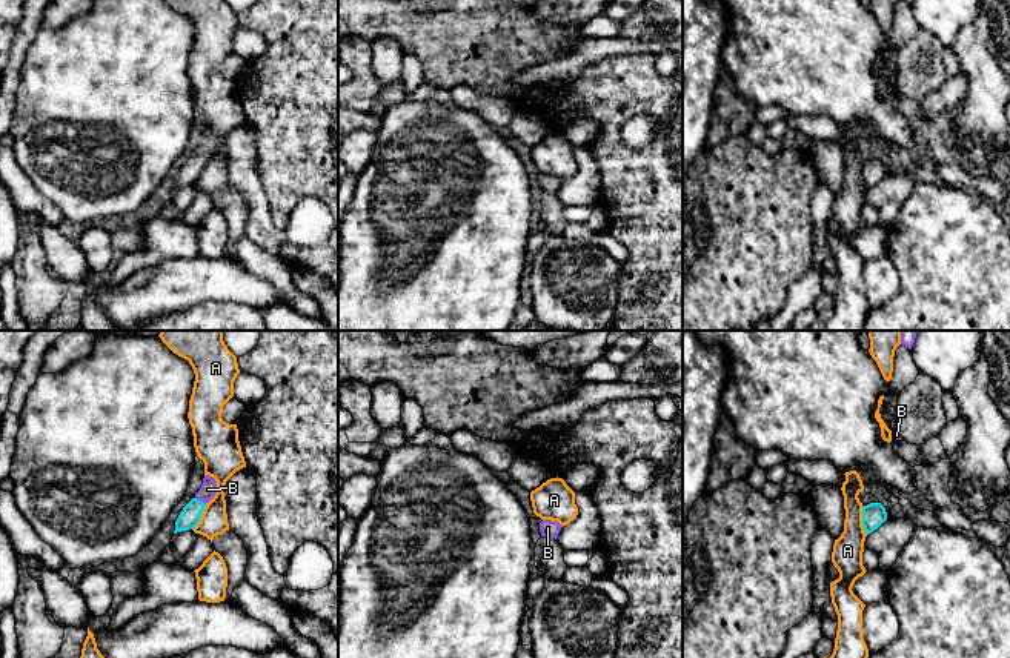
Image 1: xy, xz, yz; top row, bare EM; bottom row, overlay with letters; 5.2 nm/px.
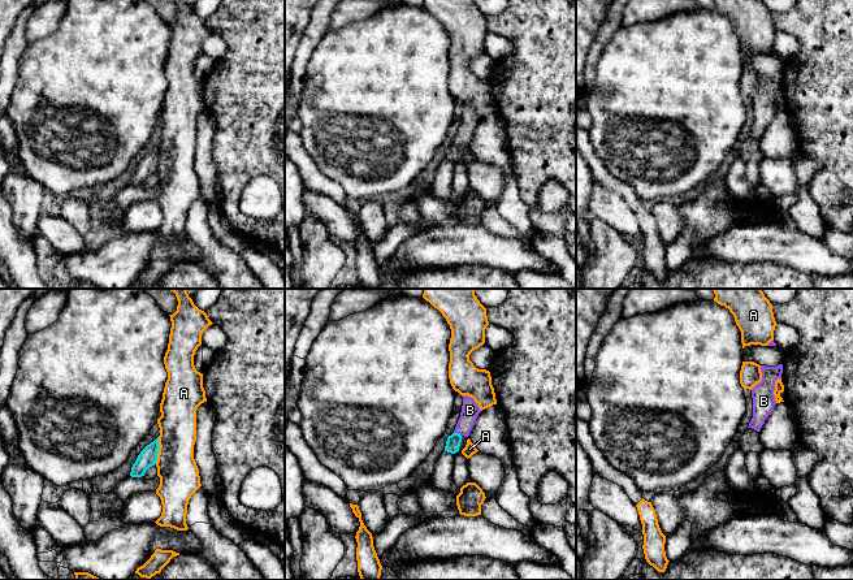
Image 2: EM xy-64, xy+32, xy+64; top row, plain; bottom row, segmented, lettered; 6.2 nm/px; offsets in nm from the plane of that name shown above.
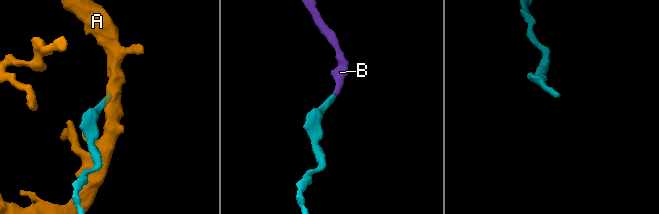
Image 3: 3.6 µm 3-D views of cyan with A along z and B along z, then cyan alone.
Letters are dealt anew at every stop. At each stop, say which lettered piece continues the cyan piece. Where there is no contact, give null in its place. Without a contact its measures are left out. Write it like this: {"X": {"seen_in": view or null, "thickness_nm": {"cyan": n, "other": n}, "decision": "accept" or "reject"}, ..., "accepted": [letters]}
{"A": {"seen_in": "yz", "thickness_nm": {"cyan": 120, "other": 160}, "decision": "reject"}, "B": {"seen_in": "xy", "thickness_nm": {"cyan": 110, "other": 90}, "decision": "accept"}, "accepted": ["B"]}

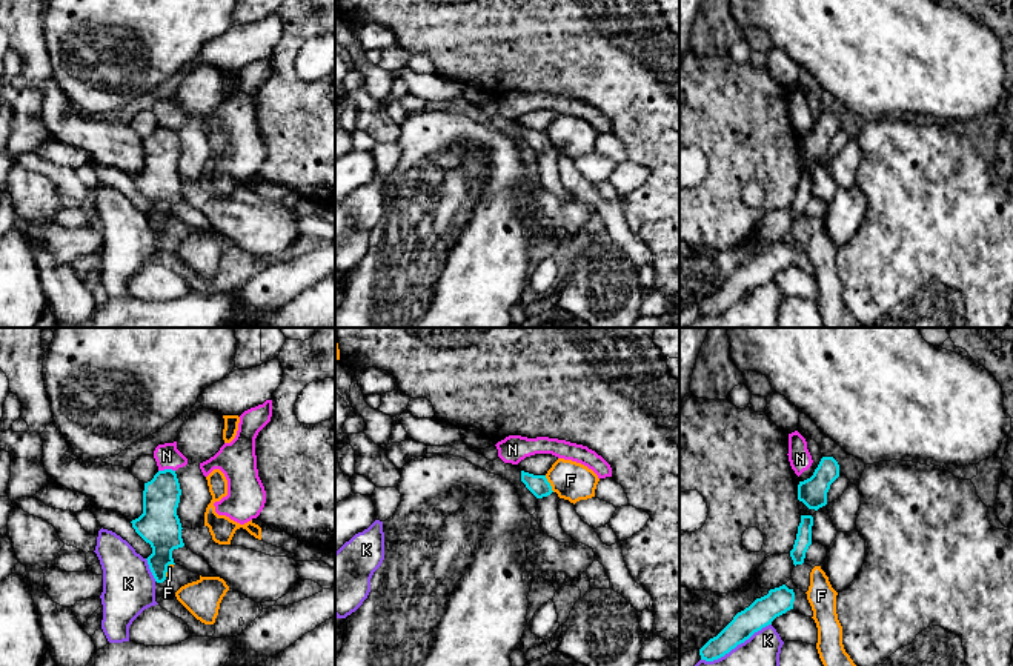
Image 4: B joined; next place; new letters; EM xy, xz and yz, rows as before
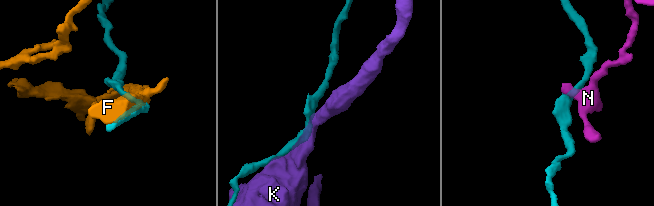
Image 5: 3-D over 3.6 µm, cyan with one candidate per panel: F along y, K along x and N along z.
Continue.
{"F": {"seen_in": "xz", "thickness_nm": {"cyan": 110, "other": 200}, "decision": "reject"}, "K": {"seen_in": "yz", "thickness_nm": {"cyan": 150, "other": 180}, "decision": "reject"}, "N": {"seen_in": "xy", "thickness_nm": {"cyan": 190, "other": 130}, "decision": "reject"}, "accepted": []}

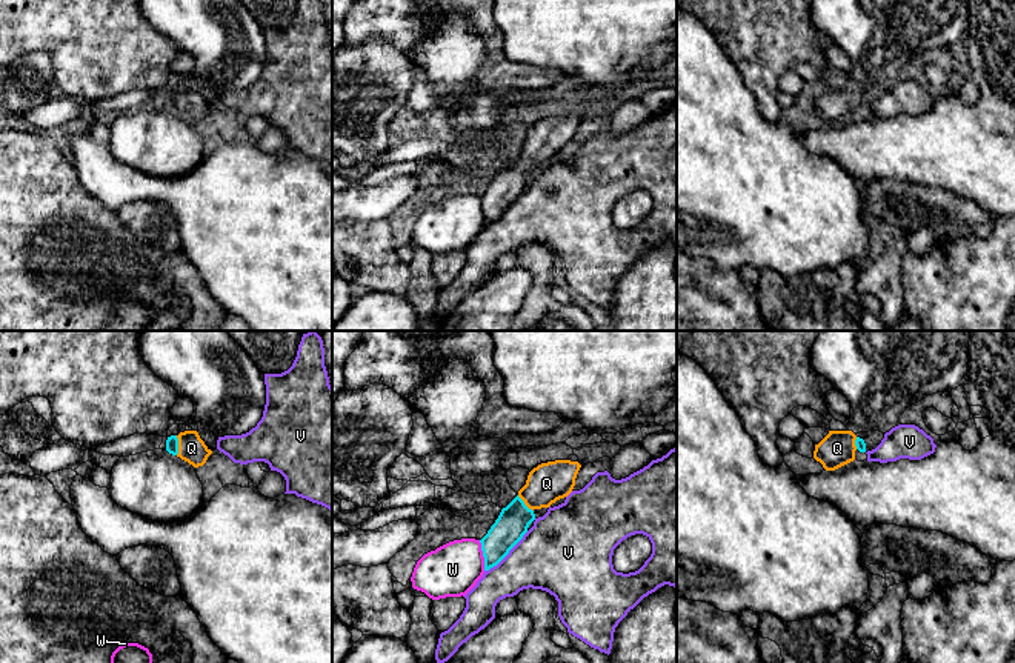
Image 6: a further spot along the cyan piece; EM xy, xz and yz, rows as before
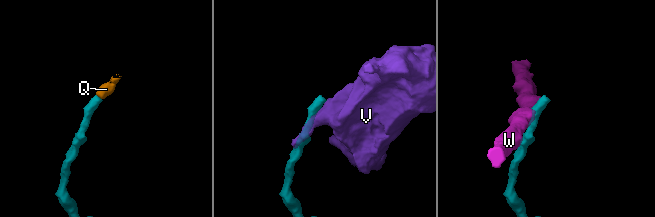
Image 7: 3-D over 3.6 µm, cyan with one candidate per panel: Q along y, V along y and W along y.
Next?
{"Q": {"seen_in": "xy", "thickness_nm": {"cyan": 60, "other": 140}, "decision": "accept"}, "V": {"seen_in": "xz", "thickness_nm": {"cyan": 170, "other": 380}, "decision": "reject"}, "W": {"seen_in": "xz", "thickness_nm": {"cyan": 170, "other": 280}, "decision": "reject"}, "accepted": ["Q"]}

